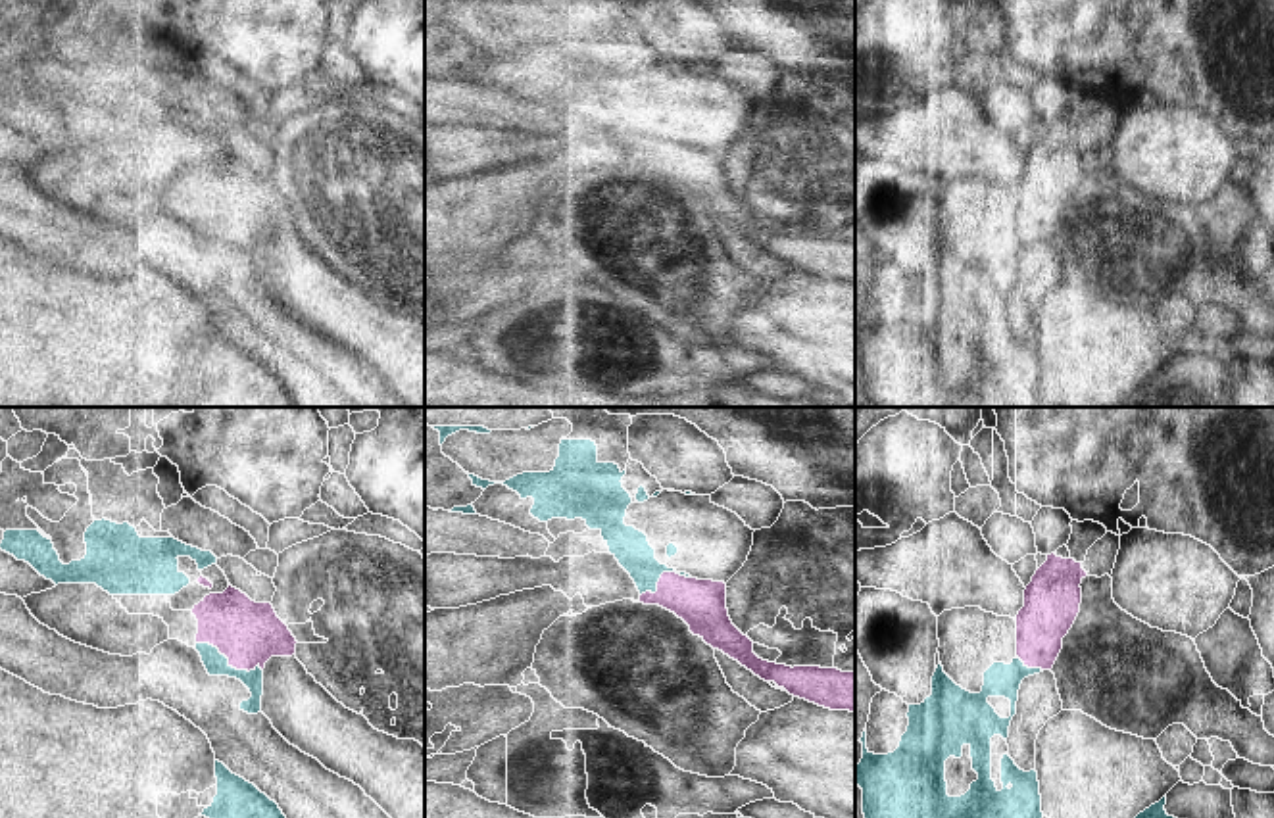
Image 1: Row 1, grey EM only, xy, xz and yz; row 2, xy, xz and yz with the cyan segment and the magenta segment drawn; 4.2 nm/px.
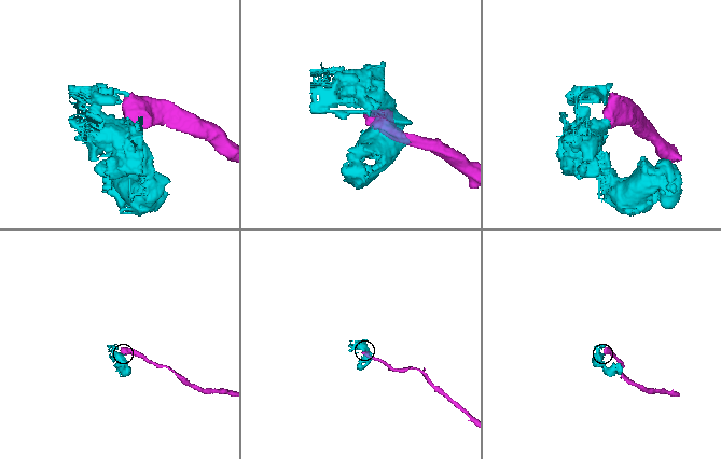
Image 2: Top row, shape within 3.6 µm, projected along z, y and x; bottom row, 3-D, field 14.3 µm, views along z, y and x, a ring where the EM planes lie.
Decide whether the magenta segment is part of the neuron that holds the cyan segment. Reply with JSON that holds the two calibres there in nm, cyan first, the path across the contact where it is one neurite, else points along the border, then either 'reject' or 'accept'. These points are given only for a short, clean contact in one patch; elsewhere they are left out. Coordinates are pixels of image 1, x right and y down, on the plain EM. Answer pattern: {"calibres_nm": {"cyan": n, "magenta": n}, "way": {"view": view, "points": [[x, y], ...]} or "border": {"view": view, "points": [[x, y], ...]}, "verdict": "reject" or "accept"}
{"calibres_nm": {"cyan": 100, "magenta": 260}, "border": {"view": "xy", "points": [[196, 212], [208, 212], [237, 239], [262, 240]]}, "verdict": "reject"}

